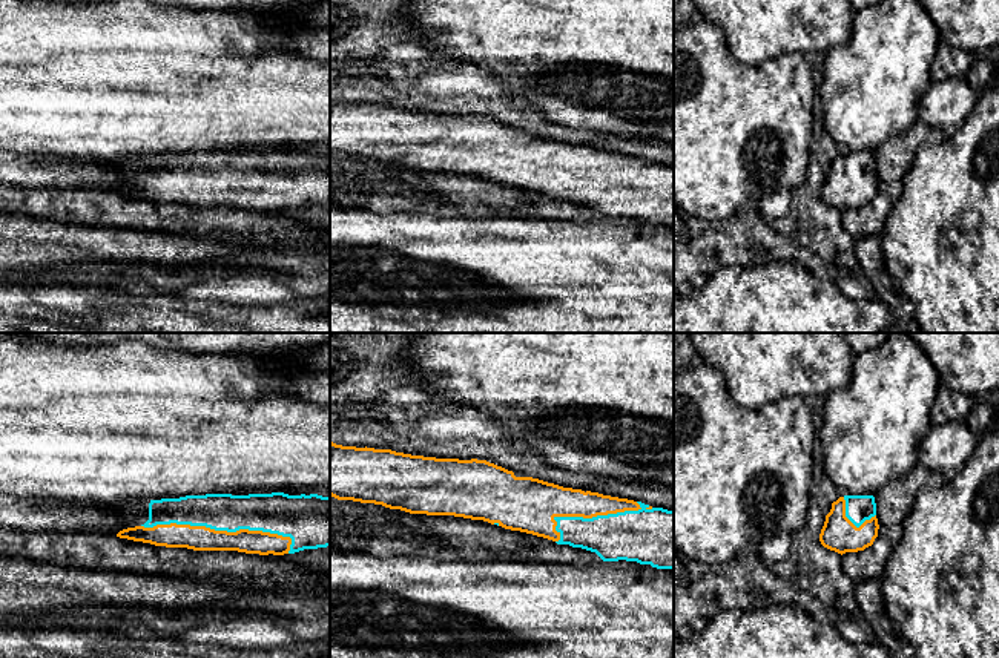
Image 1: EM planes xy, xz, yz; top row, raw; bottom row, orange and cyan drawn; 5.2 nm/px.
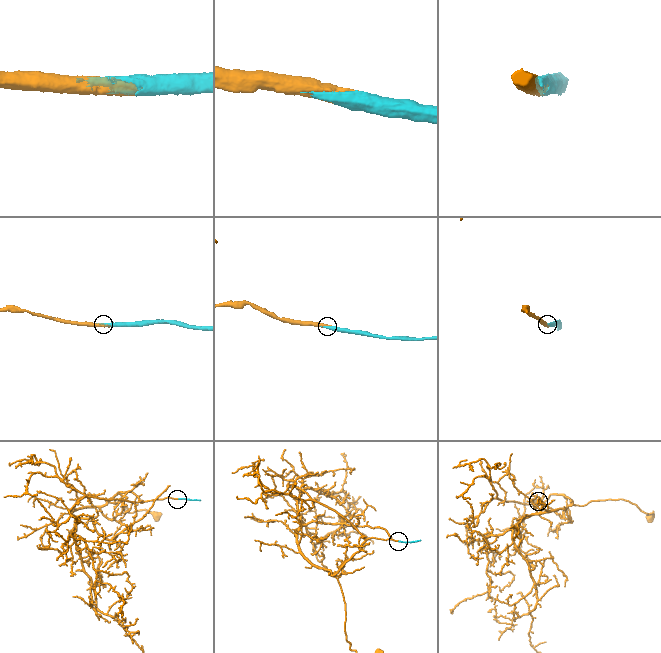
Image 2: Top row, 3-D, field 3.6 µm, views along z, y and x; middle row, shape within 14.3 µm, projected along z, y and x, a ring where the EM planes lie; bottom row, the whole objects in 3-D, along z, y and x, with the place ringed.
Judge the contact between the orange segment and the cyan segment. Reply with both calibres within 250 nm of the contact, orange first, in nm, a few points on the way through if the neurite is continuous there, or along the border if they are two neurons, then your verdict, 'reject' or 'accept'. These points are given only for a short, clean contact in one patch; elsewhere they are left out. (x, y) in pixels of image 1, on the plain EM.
calibres 130 and 190 nm; accept

